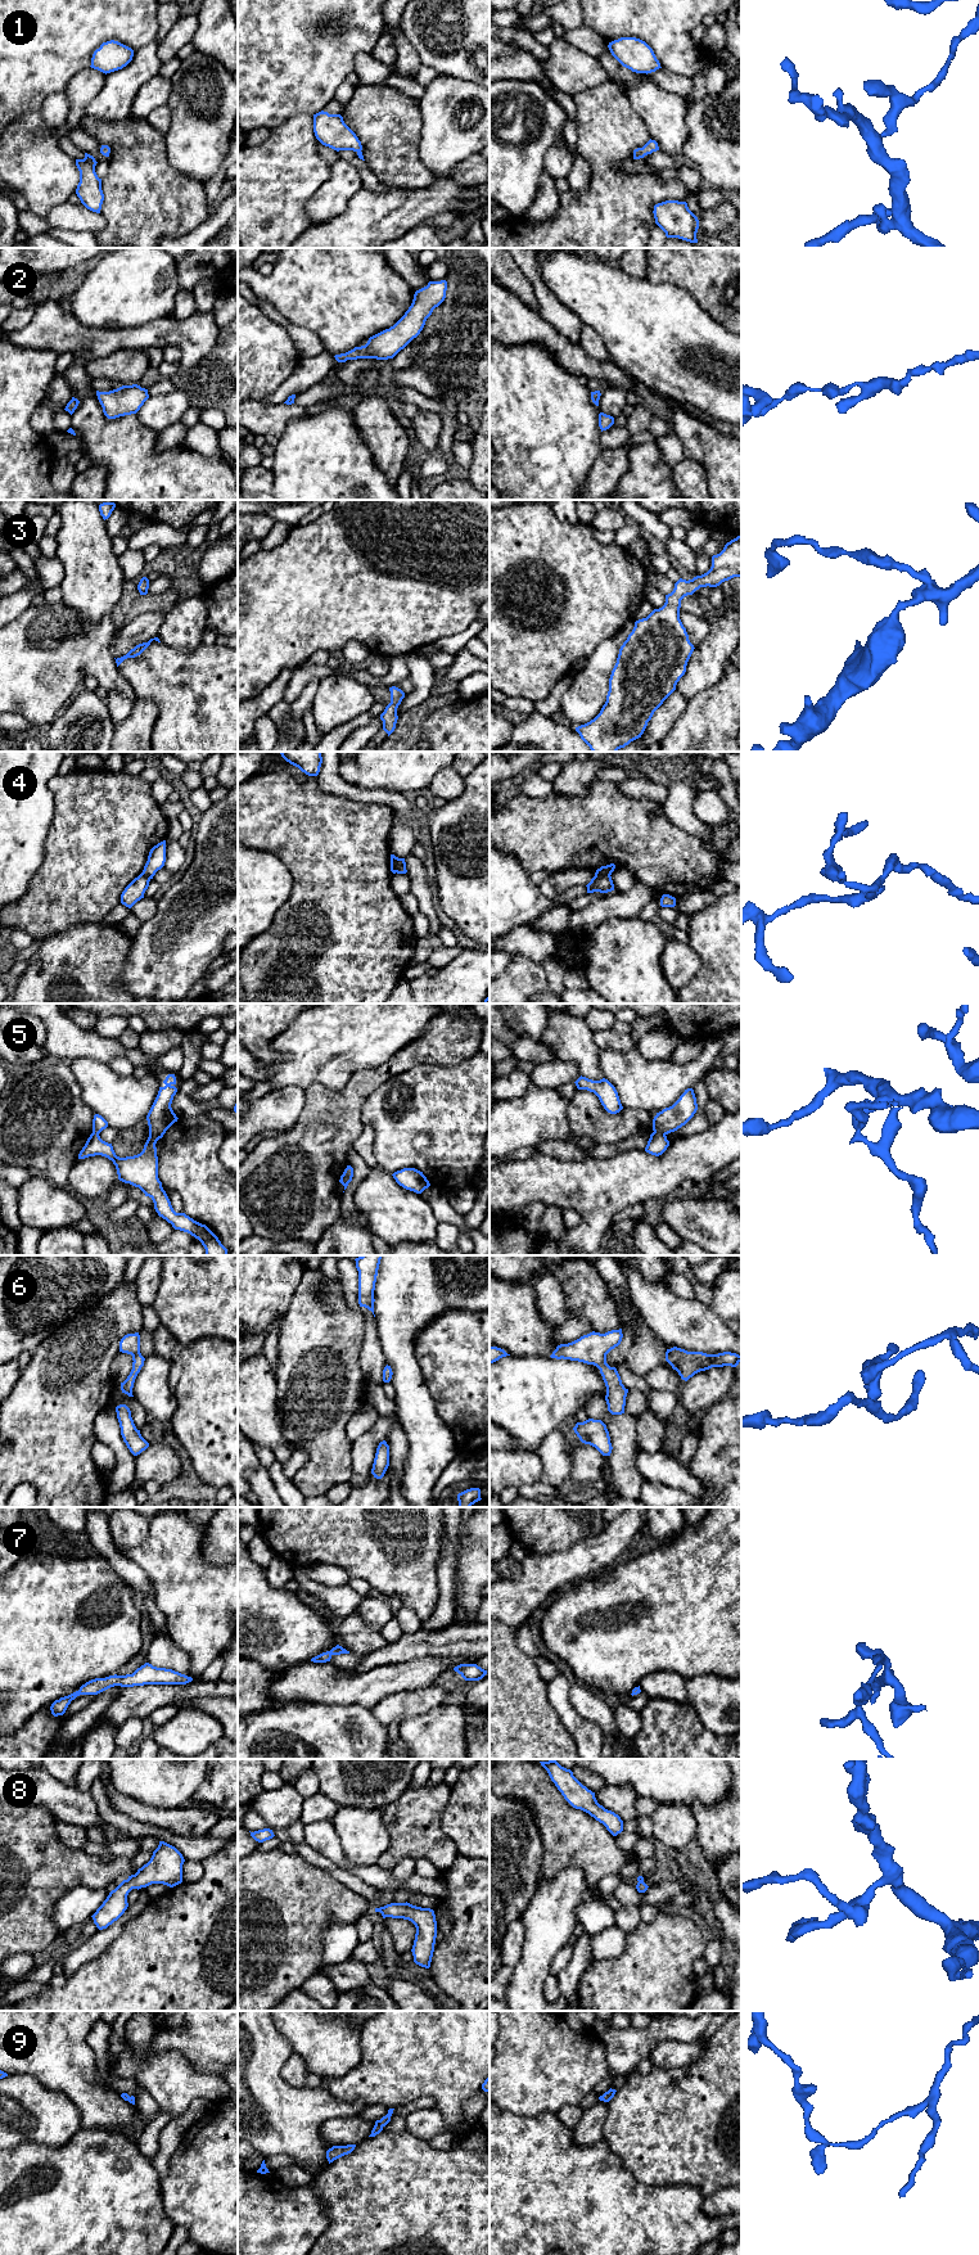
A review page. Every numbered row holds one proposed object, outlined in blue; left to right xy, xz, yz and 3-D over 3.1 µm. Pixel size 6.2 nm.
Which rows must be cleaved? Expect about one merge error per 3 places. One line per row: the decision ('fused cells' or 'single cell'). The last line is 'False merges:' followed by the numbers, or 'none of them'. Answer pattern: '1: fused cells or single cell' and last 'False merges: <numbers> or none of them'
1: single cell
2: single cell
3: single cell
4: fused cells
5: fused cells
6: single cell
7: single cell
8: single cell
9: single cell
False merges: 4, 5

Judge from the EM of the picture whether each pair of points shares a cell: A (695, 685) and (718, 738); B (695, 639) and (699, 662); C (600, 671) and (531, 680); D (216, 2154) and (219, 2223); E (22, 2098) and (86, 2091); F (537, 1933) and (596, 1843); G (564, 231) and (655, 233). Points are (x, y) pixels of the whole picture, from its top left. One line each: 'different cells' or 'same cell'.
A: different cells
B: different cells
C: different cells
D: same cell
E: different cells
F: different cells
G: different cells

